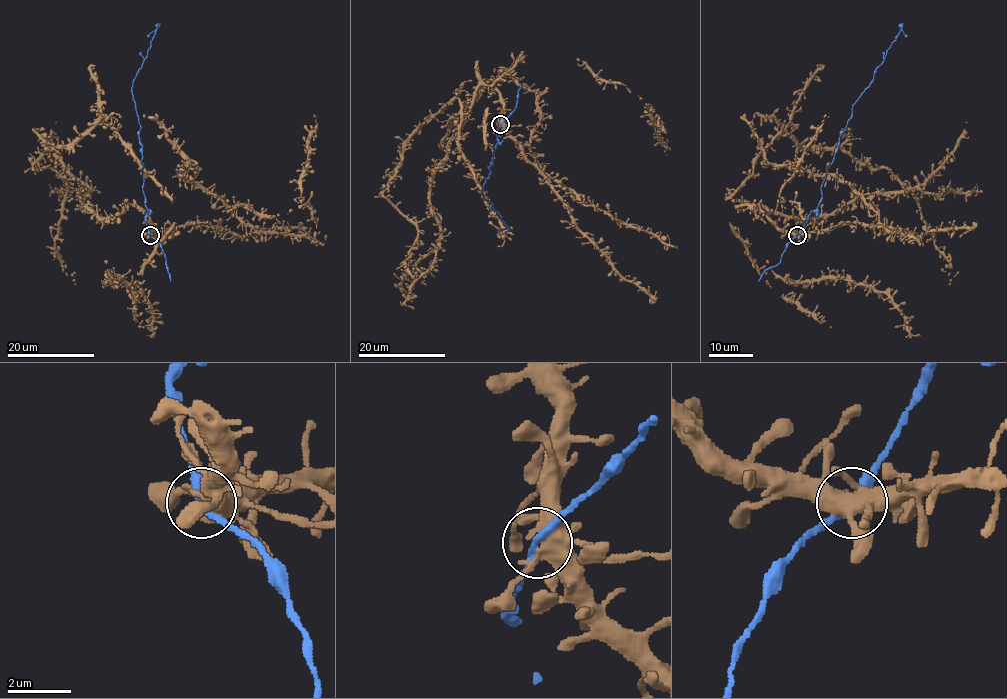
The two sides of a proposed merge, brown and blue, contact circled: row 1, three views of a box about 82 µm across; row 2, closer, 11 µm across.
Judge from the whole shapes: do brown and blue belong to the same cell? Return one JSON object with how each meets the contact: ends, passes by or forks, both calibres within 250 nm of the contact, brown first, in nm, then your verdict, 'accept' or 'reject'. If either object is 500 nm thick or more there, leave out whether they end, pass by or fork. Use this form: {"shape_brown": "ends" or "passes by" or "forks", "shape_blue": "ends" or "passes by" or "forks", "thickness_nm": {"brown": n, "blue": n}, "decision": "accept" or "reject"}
{"shape_brown": "forks", "shape_blue": "passes by", "thickness_nm": {"brown": 460, "blue": 260}, "decision": "accept"}

